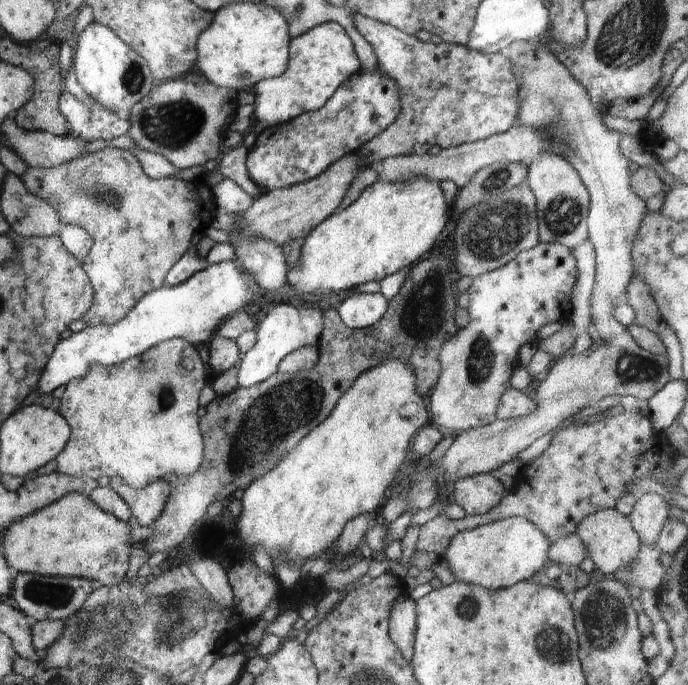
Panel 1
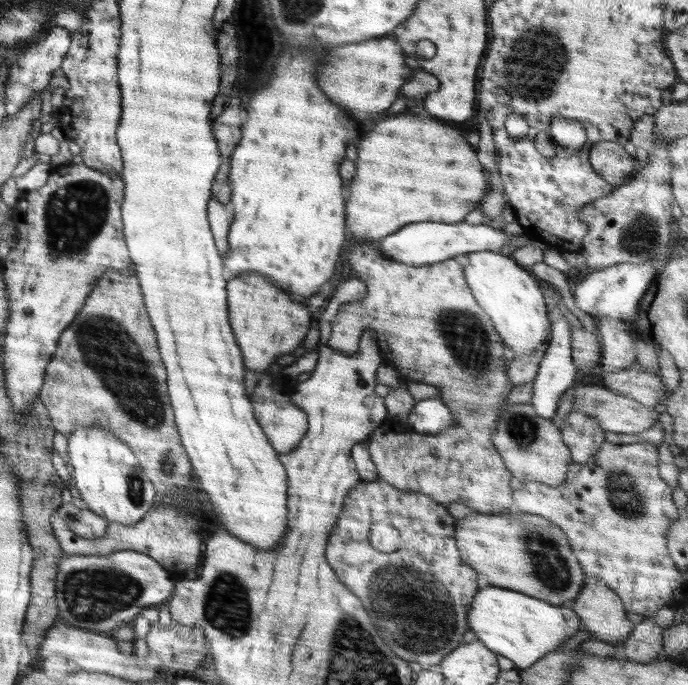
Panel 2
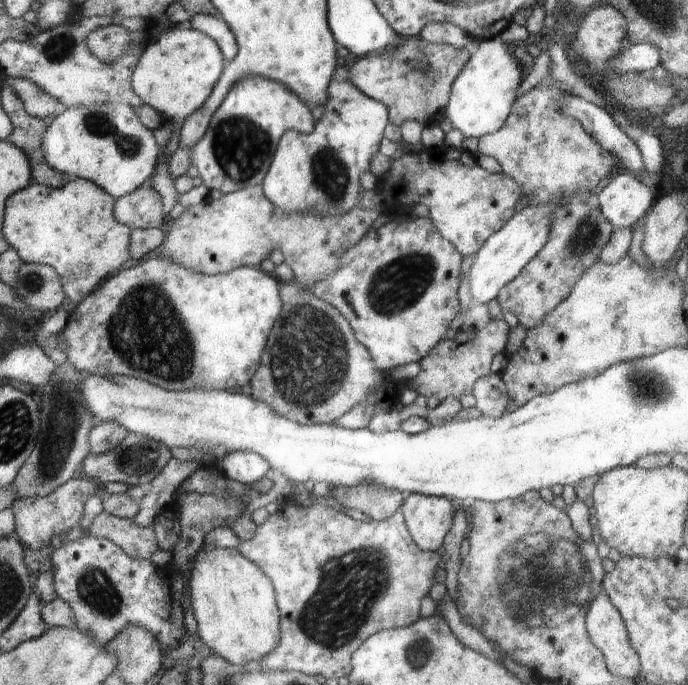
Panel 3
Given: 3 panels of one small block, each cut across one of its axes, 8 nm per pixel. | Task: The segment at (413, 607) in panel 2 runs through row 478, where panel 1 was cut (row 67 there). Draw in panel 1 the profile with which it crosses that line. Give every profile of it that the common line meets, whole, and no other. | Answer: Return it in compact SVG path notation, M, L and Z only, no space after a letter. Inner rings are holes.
M378 66L370 72L358 71L350 79L344 80L344 84L340 84L340 88L323 108L316 112L303 113L288 123L264 129L254 145L248 149L245 163L248 175L262 192L282 189L314 179L334 162L354 153L368 140L378 136L396 120L398 114L400 114L400 96L398 96L396 82L390 80Z

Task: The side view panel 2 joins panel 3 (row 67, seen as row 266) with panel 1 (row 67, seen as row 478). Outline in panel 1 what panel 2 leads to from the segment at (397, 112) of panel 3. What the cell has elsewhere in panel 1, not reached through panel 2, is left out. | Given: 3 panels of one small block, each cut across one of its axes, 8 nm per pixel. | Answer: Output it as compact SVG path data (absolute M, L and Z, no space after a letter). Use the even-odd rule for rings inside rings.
M357 13L354 16L354 27L372 46L372 52L376 54L377 66L390 80L396 82L400 96L400 114L396 116L396 120L357 150L365 165L388 157L422 155L434 145L446 149L482 141L490 136L507 132L514 125L522 92L512 73L511 60L505 54L476 52L476 50L468 50L466 46L448 42L440 42L440 44L432 44L430 41L420 42L415 35L408 35L398 28Z

